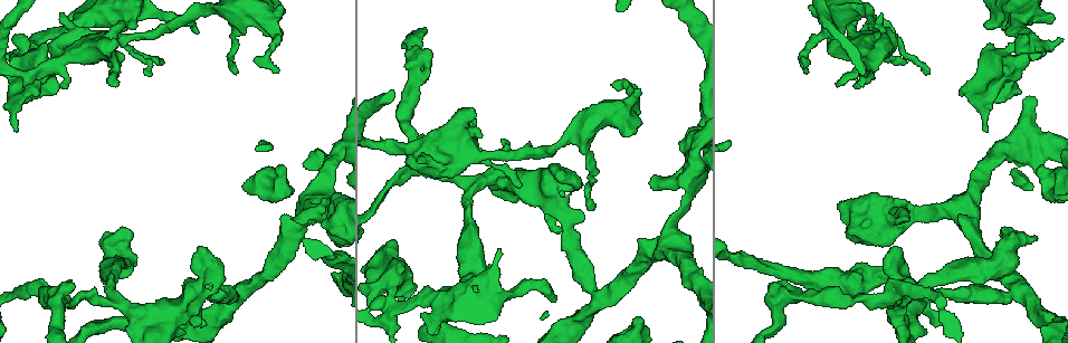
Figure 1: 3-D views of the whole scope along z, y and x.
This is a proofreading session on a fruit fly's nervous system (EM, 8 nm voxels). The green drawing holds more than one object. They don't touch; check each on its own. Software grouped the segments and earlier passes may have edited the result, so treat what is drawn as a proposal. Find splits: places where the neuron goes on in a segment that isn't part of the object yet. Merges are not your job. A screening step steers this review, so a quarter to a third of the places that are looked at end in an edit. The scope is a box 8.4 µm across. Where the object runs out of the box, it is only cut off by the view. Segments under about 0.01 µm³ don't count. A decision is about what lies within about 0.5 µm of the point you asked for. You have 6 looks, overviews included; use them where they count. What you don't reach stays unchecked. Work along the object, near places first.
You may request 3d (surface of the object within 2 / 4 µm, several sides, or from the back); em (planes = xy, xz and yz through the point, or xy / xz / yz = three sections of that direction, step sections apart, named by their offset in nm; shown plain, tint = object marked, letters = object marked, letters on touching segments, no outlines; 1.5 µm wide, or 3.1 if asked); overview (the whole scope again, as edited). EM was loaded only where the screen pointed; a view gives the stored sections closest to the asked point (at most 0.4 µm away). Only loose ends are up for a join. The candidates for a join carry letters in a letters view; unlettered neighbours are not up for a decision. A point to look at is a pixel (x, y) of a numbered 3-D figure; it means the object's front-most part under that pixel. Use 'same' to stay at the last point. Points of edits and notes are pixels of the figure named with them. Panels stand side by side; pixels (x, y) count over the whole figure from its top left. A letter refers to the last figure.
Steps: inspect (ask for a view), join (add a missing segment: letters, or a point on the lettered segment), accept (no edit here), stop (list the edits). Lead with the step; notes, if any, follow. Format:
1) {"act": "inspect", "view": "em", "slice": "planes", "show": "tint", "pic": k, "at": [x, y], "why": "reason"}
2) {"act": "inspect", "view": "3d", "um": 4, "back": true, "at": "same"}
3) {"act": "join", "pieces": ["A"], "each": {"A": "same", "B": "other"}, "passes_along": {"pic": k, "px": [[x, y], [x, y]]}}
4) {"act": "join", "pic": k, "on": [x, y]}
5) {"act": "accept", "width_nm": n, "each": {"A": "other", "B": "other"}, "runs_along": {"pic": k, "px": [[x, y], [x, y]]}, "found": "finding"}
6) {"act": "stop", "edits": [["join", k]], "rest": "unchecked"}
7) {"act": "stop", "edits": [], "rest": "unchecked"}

{"act": "inspect", "view": "em", "slice": "yz", "step": 8, "show": "letters", "pic": 1, "at": [116, 79], "why": "free end"}

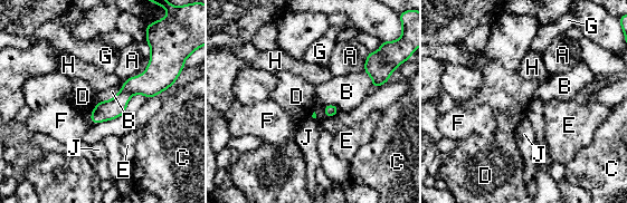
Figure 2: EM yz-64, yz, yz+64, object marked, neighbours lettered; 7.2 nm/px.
{"act": "accept", "each": {"A": "other", "B": "other", "C": "other", "D": "other", "E": "other", "F": "other", "G": "other", "H": "other", "J": "other"}, "border": {"pic": 2, "px": [[97, 102], [89, 115]]}, "found": "no lettered segment goes on from it"}

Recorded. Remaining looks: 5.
{"act": "inspect", "view": "em", "slice": "planes", "show": "letters", "pic": 1, "at": [1037, 237], "why": "stops while still wide"}

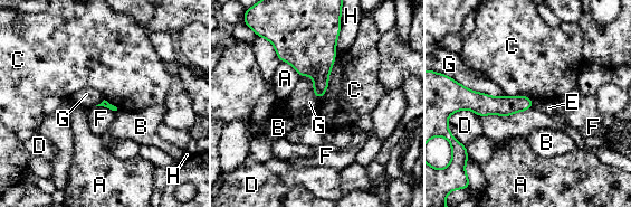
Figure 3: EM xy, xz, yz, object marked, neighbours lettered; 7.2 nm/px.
{"act": "accept", "longest_contact_nm": ["F", 400], "each": {"A": "other", "B": "other", "C": "other", "D": "other", "E": "other", "F": "other", "G": "other", "H": "other"}, "runs_along": {"pic": 3, "px": [[465, 95], [480, 104], [529, 103]]}, "found": "no lettered segment goes on from it"}

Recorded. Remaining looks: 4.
{"act": "inspect", "view": "3d", "um": 4, "back": true, "pic": 1, "at": [430, 50], "why": "free end"}

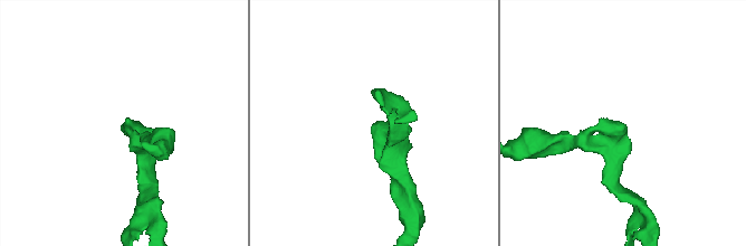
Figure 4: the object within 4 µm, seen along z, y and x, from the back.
{"act": "inspect", "view": "em", "slice": "xz", "step": 4, "show": "letters", "pic": 4, "at": [623, 130]}

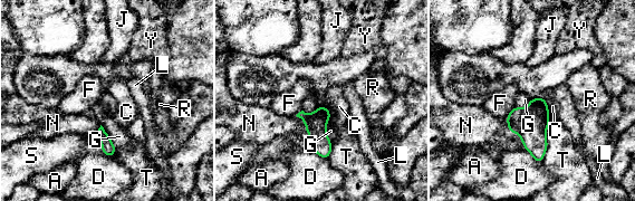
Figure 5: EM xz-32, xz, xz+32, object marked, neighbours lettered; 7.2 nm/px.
{"act": "inspect", "view": "em", "slice": "planes", "show": "letters", "at": "same", "why": "cut it another way"}

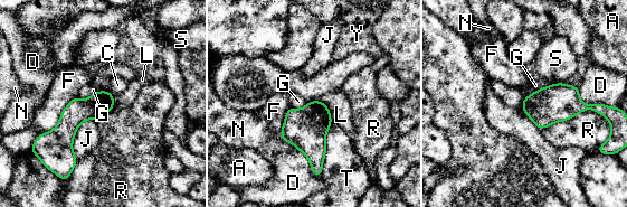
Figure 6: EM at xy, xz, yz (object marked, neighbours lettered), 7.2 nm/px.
{"act": "accept", "width_nm": 180, "longest_contact_nm": ["R", 480], "each": {"A": "other", "C": "other", "D": "other", "F": "other", "G": "other", "J": "other", "L": "other", "N": "other", "R": "other", "S": "other", "T": "other", "Y": "other"}, "found": "none of them fits"}

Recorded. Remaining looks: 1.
{"act": "stop", "edits": [], "rest": "unchecked"}

